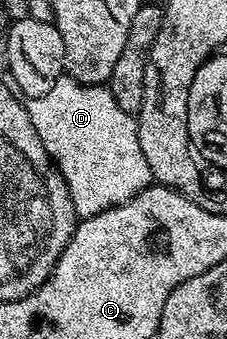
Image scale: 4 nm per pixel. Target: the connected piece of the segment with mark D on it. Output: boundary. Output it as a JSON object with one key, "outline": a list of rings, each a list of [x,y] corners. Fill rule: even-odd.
{"outline":[[[62,76],[47,95],[28,98],[25,105],[33,120],[33,128],[37,128],[37,136],[41,136],[45,152],[67,182],[71,207],[80,219],[97,216],[109,208],[125,204],[134,194],[147,189],[152,176],[145,152],[141,152],[139,123],[133,115],[119,107],[106,85],[82,86],[74,78]]]}

